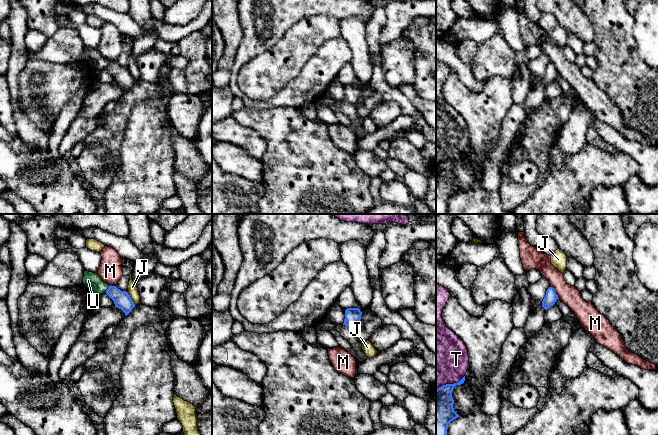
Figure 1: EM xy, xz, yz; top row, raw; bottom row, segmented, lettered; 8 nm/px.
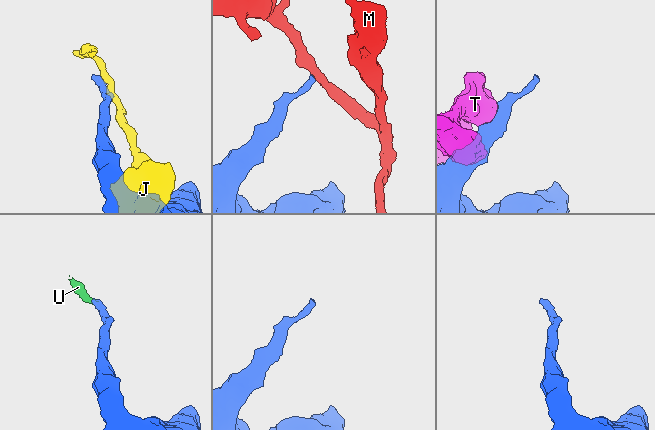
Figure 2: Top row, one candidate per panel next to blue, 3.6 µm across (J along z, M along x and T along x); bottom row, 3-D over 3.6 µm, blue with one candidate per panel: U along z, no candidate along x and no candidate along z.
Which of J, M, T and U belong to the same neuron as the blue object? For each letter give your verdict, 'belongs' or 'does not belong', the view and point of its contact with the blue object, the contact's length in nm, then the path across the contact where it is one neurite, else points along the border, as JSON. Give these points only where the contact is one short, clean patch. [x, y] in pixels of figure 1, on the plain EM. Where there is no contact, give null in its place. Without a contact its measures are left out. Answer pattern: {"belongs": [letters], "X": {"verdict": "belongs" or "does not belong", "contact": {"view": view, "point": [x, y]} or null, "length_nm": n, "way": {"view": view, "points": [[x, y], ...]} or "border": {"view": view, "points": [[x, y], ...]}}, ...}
{"belongs": ["U"], "J": {"verdict": "does not belong", "contact": {"view": "xy", "point": [130, 74]}, "length_nm": 130}, "M": {"verdict": "does not belong", "contact": {"view": "yz", "point": [555, 68]}, "length_nm": 120}, "T": {"verdict": "does not belong", "contact": {"view": "yz", "point": [450, 160]}, "length_nm": 260}, "U": {"verdict": "belongs", "contact": {"view": "xy", "point": [107, 65]}, "length_nm": 80, "way": {"view": "xy", "points": [[122, 76], [107, 65], [97, 62], [92, 57]]}}}

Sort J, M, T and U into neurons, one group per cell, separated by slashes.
J / M / T / U

